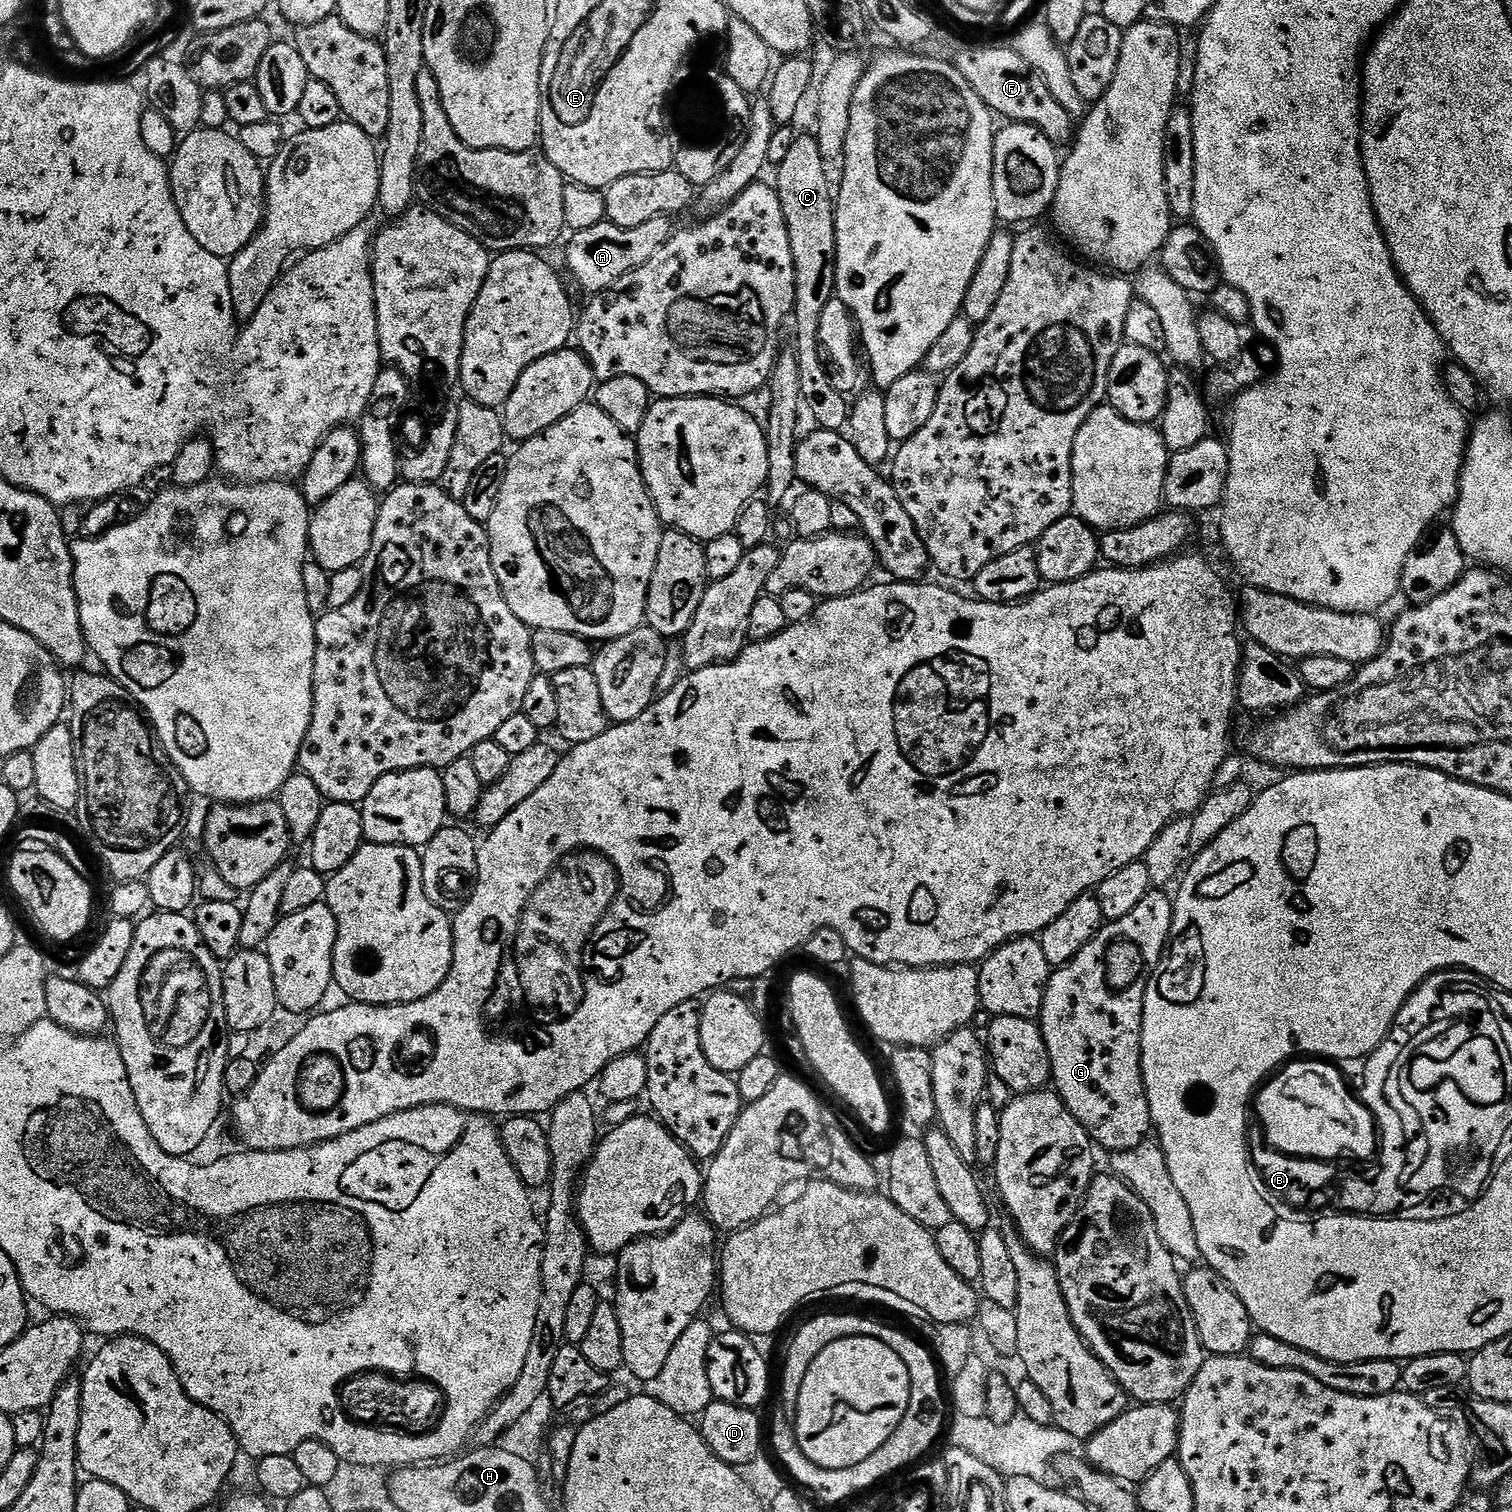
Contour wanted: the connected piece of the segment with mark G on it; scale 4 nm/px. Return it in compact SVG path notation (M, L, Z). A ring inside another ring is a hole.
M1153 890L1146 894L1146 898L1142 898L1142 902L1138 902L1138 906L1134 906L1134 910L1130 910L1130 914L1126 914L1126 918L1118 918L1117 920L1105 923L1100 929L1099 934L1086 942L1086 946L1082 946L1082 950L1076 955L1069 964L1061 964L1048 977L1048 985L1044 991L1042 998L1042 1006L1040 1007L1040 1015L1038 1023L1040 1033L1046 1044L1046 1054L1050 1060L1050 1077L1051 1087L1054 1089L1060 1101L1064 1103L1070 1110L1070 1114L1074 1114L1074 1118L1078 1118L1078 1122L1088 1132L1088 1137L1092 1139L1093 1145L1097 1149L1105 1148L1108 1154L1125 1152L1126 1150L1134 1150L1134 1146L1145 1143L1147 1132L1153 1131L1152 1115L1150 1114L1150 1102L1146 1098L1146 1090L1144 1089L1144 1079L1142 1078L1142 1066L1140 1065L1140 1047L1142 1046L1142 1018L1144 1017L1144 999L1146 998L1146 986L1150 982L1150 978L1154 974L1154 970L1161 967L1164 959L1164 949L1168 947L1168 937L1172 934L1172 910L1174 900L1171 895L1167 896L1167 891Z

